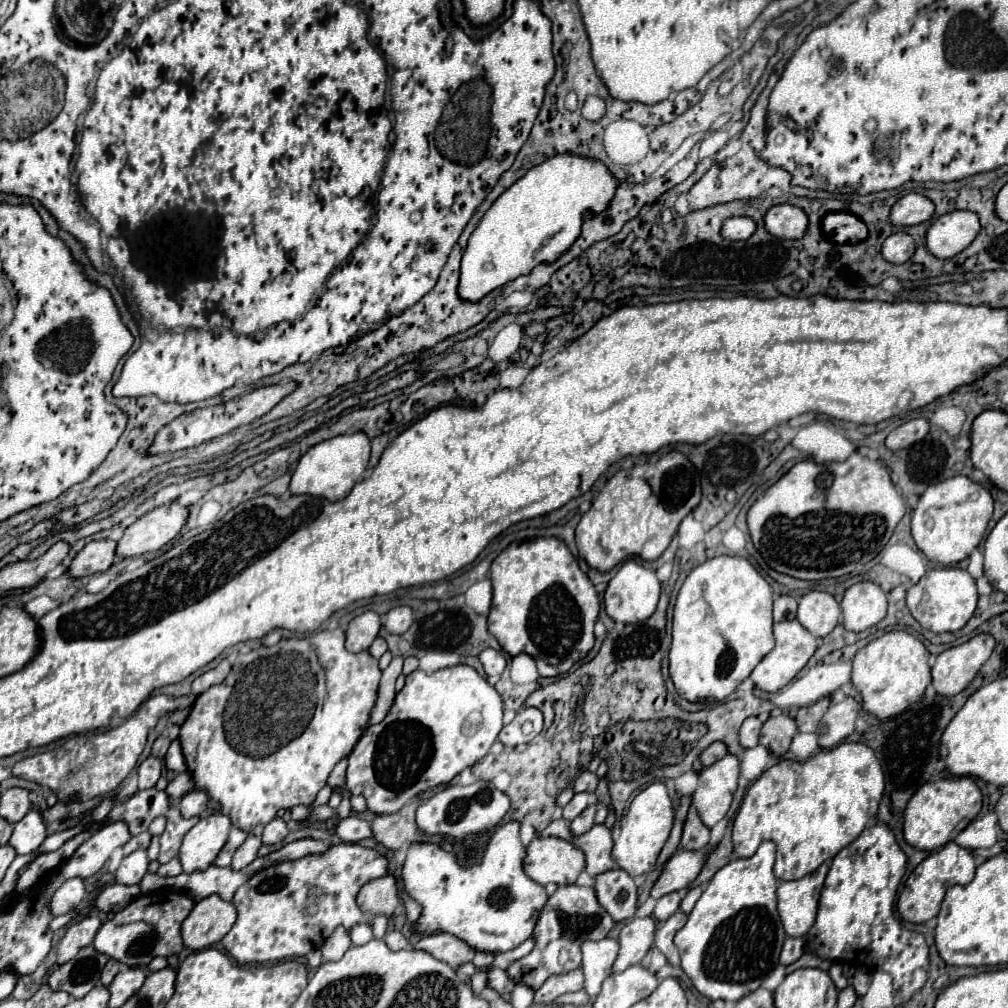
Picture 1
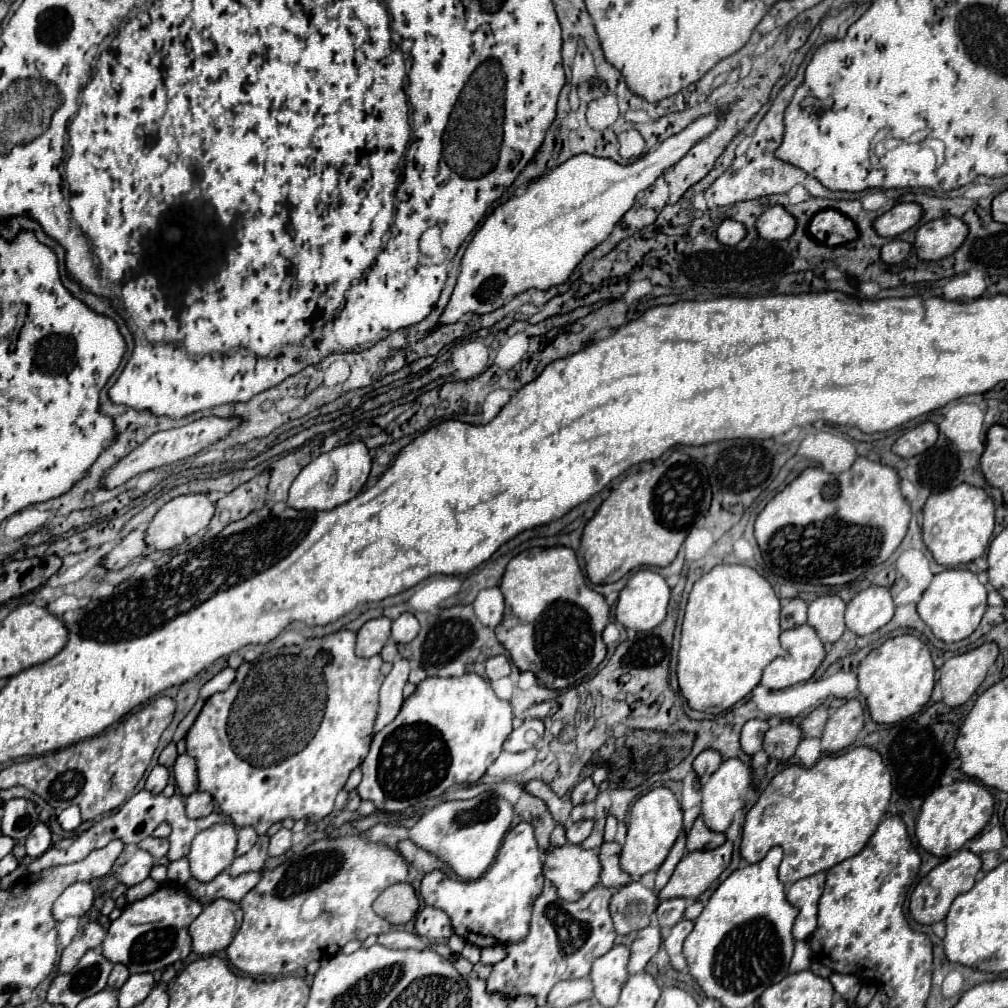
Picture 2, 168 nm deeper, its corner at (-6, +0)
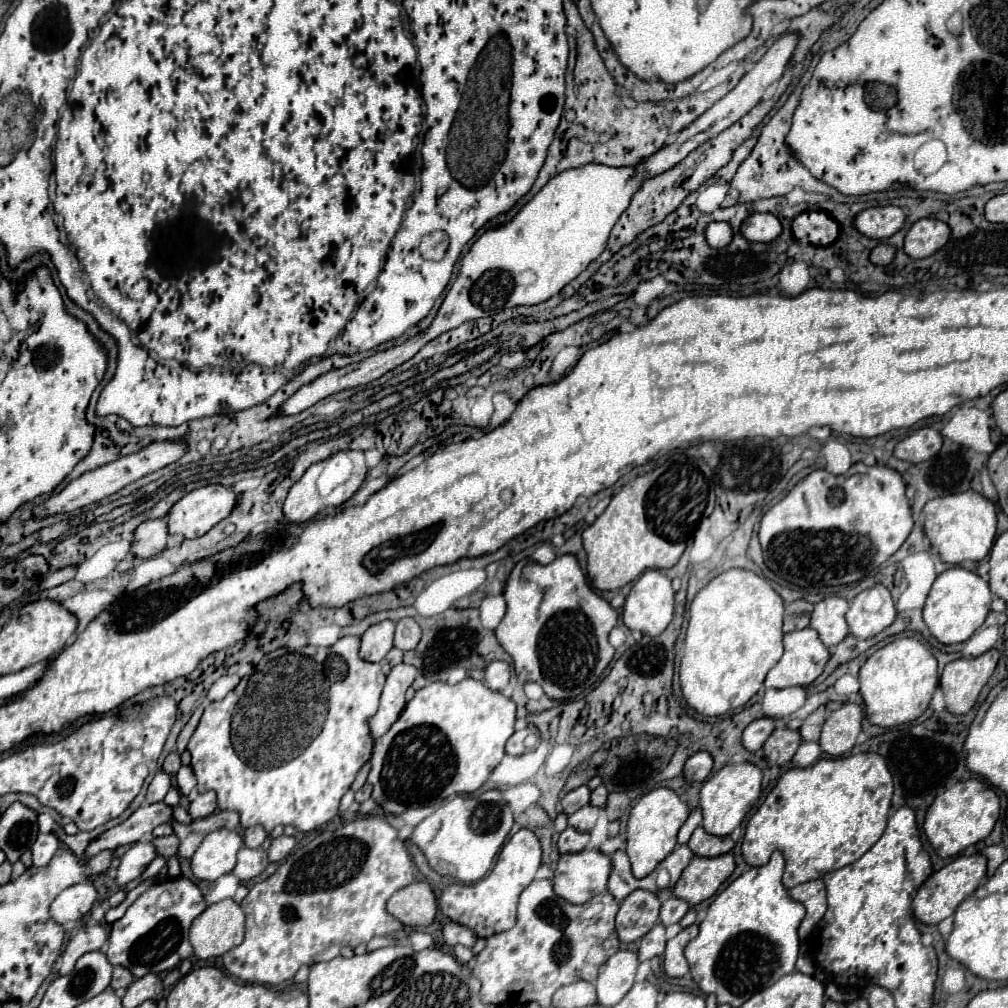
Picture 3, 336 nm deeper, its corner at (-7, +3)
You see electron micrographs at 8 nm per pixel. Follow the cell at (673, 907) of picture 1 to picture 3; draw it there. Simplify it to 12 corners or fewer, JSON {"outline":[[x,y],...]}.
{"outline":[[670,897],[660,907],[660,923],[678,923],[690,905]]}

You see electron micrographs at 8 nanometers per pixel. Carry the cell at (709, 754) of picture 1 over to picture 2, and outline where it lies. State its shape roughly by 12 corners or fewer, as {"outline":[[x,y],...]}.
{"outline":[[701,752],[693,770],[699,778],[721,766],[719,752]]}

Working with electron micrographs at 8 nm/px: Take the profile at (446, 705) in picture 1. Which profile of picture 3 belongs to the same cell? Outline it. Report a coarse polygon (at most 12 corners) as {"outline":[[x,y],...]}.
{"outline":[[466,677],[418,689],[374,741],[392,815],[474,793],[516,705]]}

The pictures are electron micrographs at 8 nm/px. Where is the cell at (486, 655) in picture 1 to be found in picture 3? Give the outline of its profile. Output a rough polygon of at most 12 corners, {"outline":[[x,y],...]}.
{"outline":[[492,661],[486,667],[486,685],[502,691],[510,681],[510,665]]}

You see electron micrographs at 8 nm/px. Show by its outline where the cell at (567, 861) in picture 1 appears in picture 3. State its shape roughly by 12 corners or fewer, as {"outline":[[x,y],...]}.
{"outline":[[602,851],[564,853],[554,891],[586,903],[606,891],[610,857]]}

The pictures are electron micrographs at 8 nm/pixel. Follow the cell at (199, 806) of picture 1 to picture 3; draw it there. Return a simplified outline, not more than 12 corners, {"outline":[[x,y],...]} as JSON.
{"outline":[[214,791],[200,793],[190,803],[192,819],[212,815],[216,805]]}

